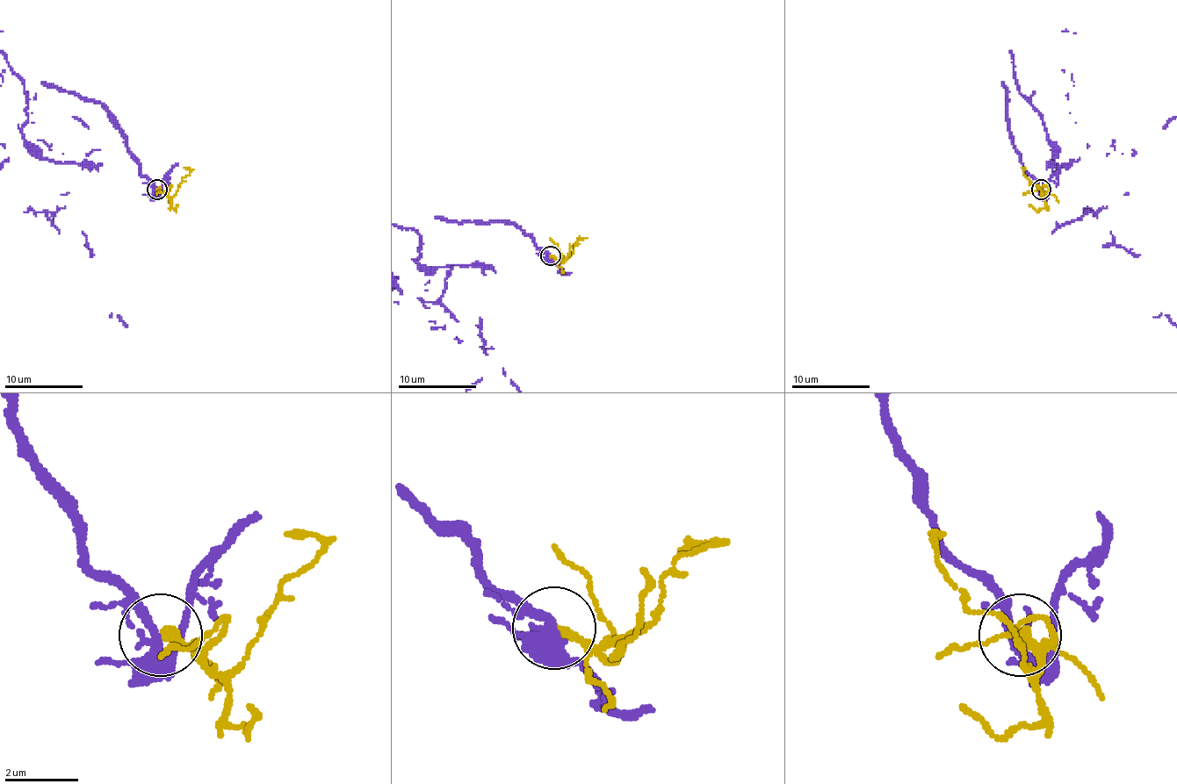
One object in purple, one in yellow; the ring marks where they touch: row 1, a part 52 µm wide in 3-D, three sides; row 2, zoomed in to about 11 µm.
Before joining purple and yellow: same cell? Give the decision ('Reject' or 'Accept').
Reject

